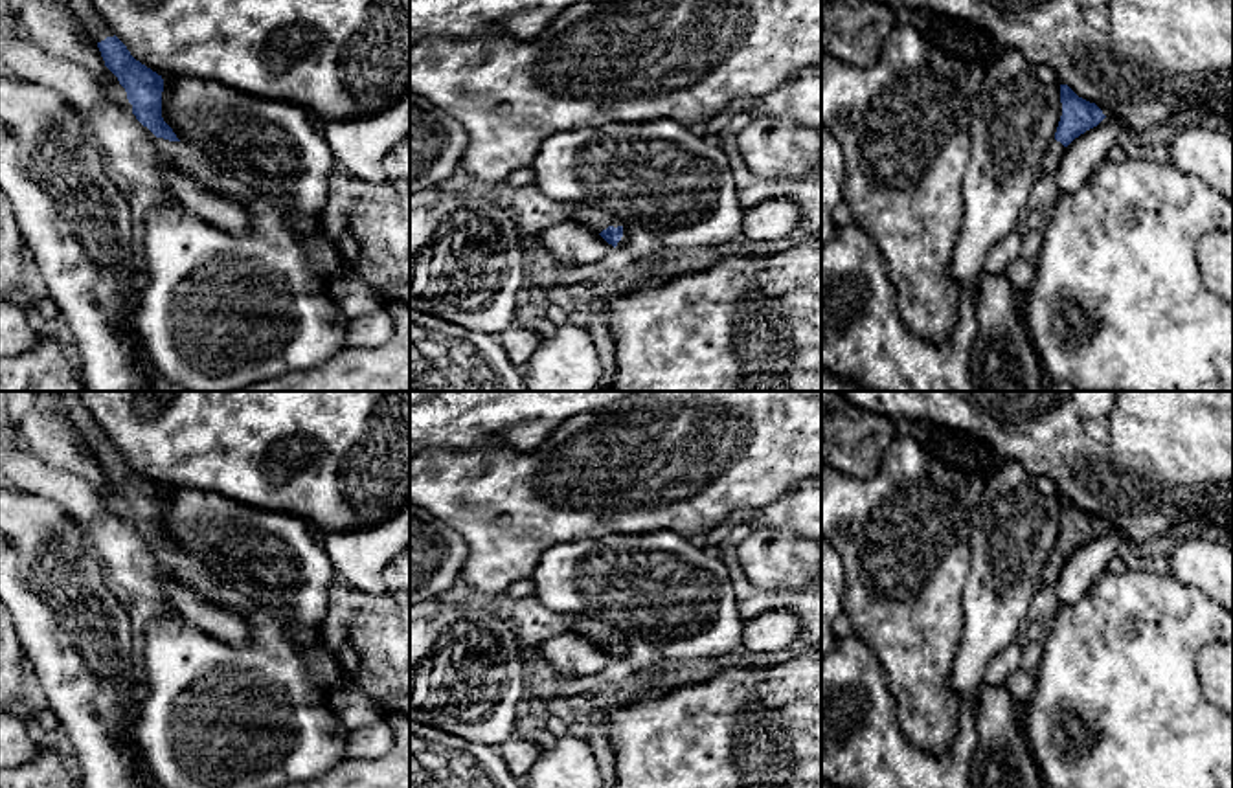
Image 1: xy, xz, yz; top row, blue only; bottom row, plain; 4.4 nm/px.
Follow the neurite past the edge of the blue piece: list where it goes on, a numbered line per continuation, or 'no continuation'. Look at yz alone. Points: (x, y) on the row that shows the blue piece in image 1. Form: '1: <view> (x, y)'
1: yz (1055, 149)

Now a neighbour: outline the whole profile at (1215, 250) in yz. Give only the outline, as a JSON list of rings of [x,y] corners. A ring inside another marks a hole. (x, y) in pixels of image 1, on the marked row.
[[[1215,230],[1196,250],[1204,285],[1233,307],[1233,230]]]

